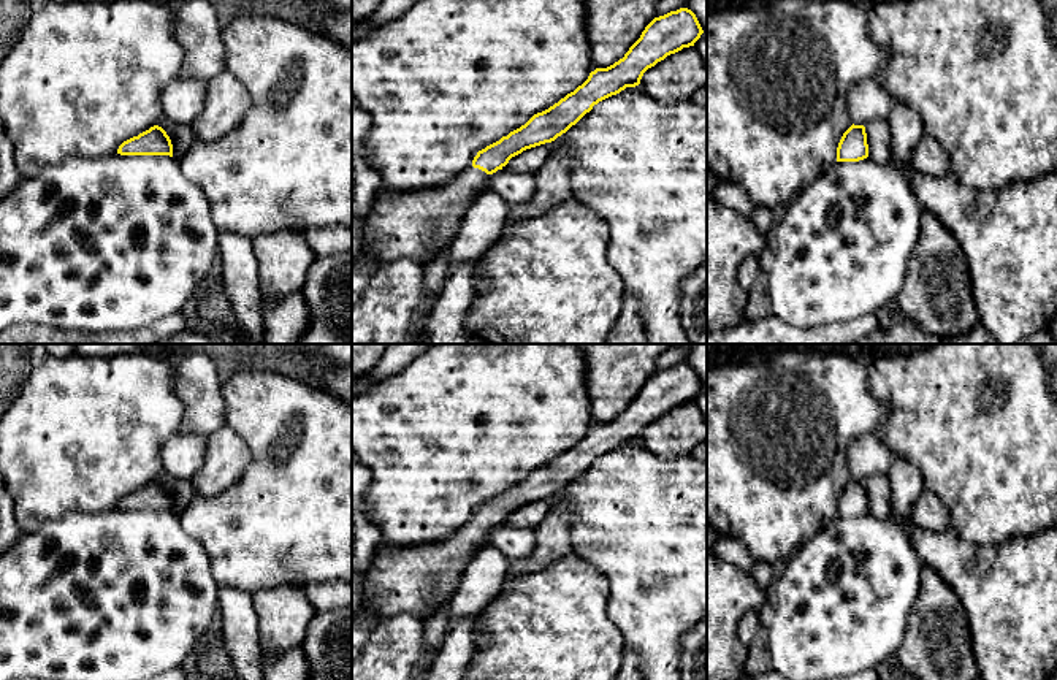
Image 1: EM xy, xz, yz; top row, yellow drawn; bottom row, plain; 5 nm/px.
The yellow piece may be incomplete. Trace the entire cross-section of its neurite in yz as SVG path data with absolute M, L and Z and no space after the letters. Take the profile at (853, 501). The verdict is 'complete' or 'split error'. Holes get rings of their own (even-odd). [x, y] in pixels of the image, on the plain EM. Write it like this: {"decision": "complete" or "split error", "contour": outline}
{"decision": "complete", "contour": "M851 480L837 502L837 517L859 517L868 512L867 488L864 480Z"}

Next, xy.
{"decision": "complete", "contour": "M154 480L149 485L124 496L117 509L120 510L170 510L173 512L173 499L166 487Z"}

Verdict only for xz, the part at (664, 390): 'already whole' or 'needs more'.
needs more

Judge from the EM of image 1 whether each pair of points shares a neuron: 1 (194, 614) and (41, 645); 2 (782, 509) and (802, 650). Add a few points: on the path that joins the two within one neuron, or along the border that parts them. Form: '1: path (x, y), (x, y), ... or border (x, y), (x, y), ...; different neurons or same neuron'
1: path (156, 614), (80, 614); same neuron
2: border (816, 533), (786, 558); different neurons

